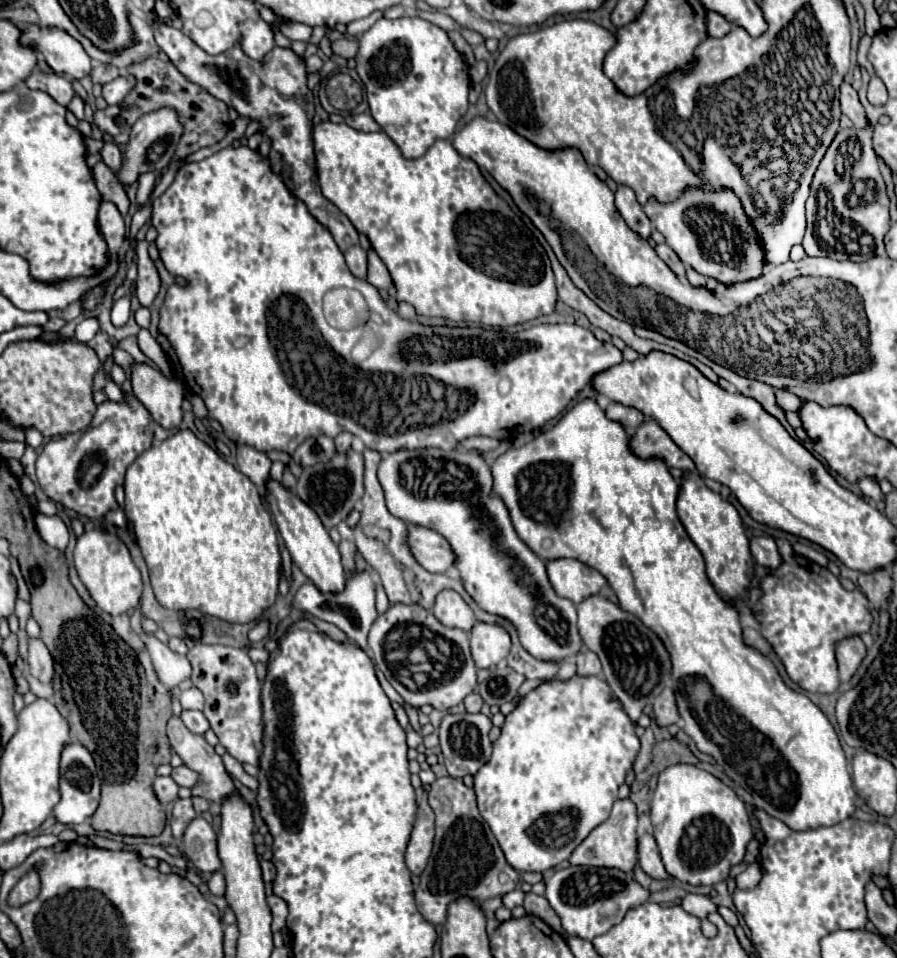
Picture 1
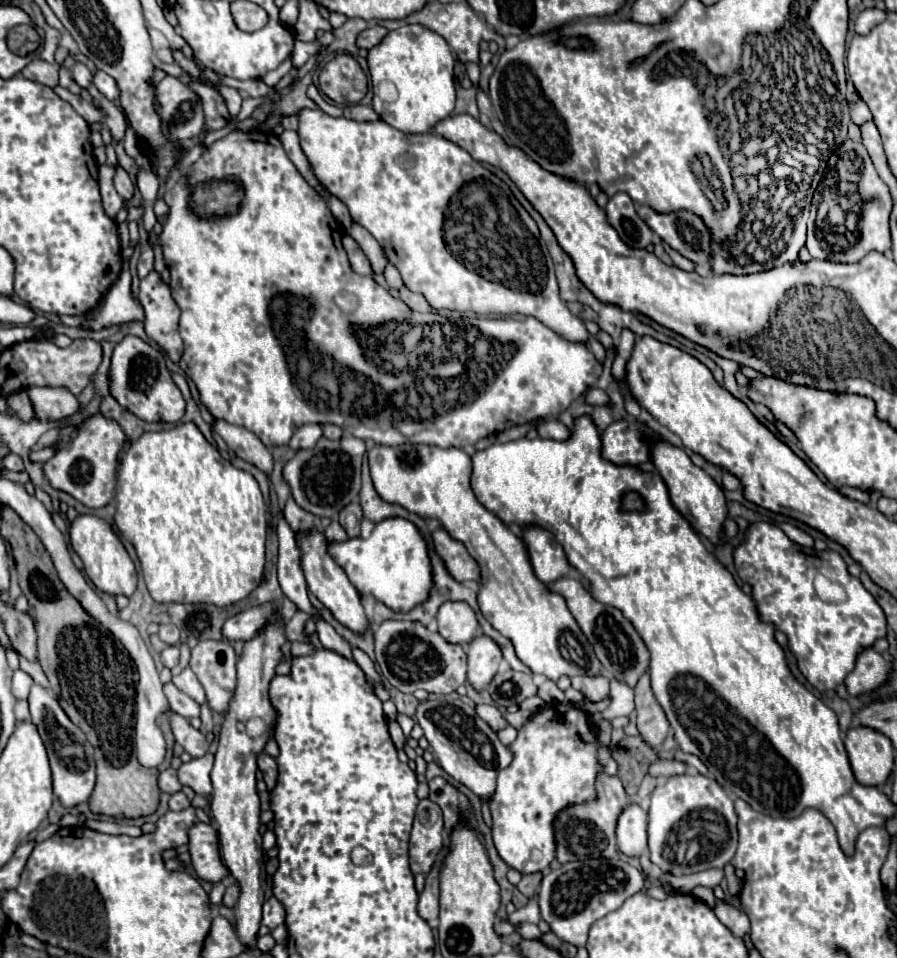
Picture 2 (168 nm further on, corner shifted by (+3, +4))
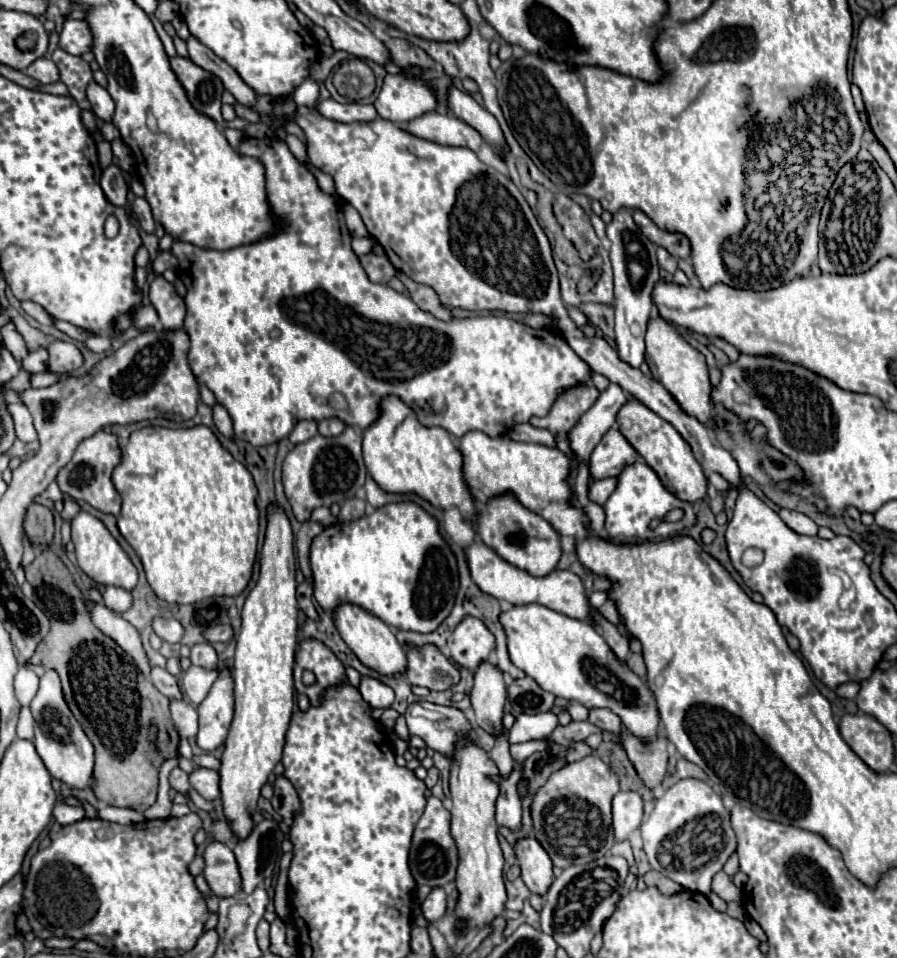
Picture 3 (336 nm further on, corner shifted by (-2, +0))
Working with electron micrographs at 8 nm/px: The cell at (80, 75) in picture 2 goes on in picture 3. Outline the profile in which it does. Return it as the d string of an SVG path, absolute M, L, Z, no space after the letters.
M91 82L87 88L87 98L91 102L95 116L99 116L105 122L109 122L113 118L115 104L113 104L113 98L109 96L109 92L105 88L101 88L97 82Z

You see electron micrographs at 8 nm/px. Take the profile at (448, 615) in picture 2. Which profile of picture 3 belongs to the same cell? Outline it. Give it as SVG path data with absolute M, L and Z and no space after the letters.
M467 616L453 630L447 646L451 650L451 658L459 666L475 670L479 664L487 662L489 654L495 650L495 636L479 618Z

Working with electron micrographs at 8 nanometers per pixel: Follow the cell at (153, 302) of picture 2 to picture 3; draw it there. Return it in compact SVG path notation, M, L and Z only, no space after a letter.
M157 276L149 288L149 300L155 306L159 320L165 328L181 328L185 320L185 302L175 286L163 276Z

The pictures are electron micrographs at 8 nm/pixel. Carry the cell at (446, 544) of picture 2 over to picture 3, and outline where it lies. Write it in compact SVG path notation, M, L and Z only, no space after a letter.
M475 542L467 550L467 558L469 558L469 568L471 568L471 578L483 592L499 600L507 600L511 604L541 604L565 616L593 624L589 618L591 606L587 602L583 582L577 574L569 570L553 570L549 576L531 576L529 572L521 568L513 568L513 564L509 564L507 560L501 560L501 556L497 556L489 546L481 542Z

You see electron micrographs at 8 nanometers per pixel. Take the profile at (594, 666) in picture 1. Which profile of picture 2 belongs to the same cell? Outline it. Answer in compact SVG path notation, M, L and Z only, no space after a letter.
M600 674L600 676L574 676L572 686L584 694L586 700L602 700L608 696L610 688L610 678Z

